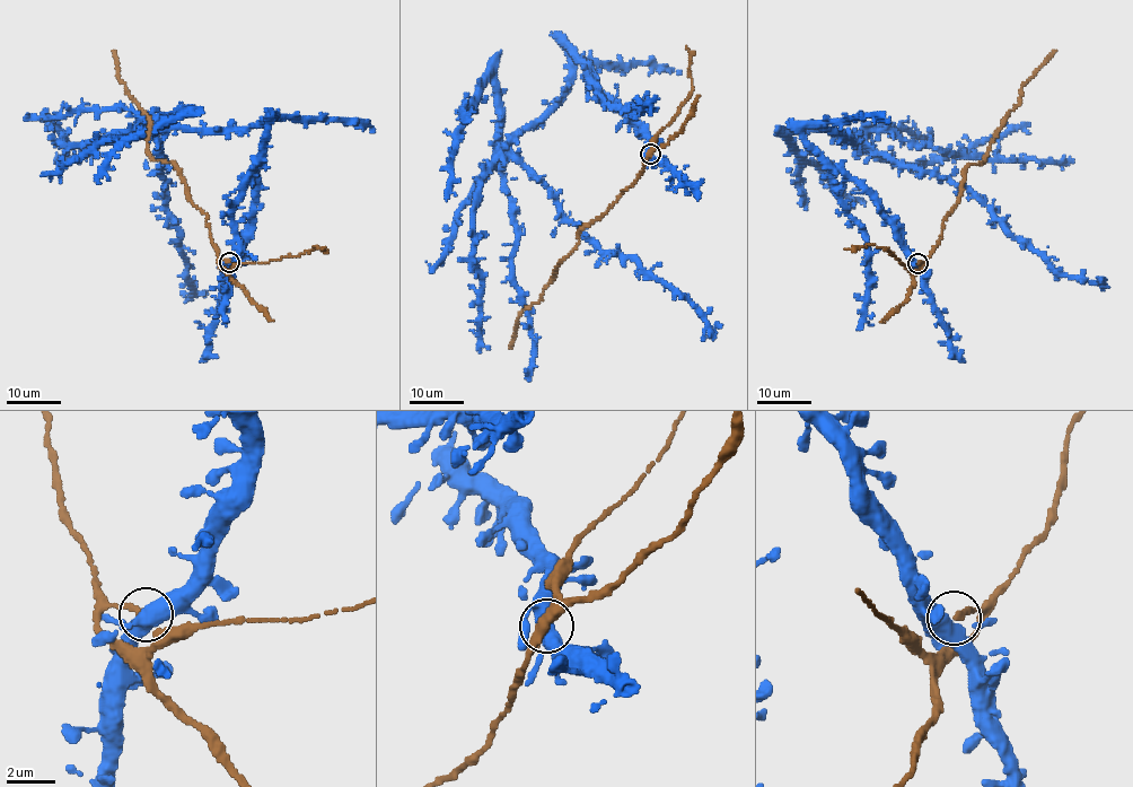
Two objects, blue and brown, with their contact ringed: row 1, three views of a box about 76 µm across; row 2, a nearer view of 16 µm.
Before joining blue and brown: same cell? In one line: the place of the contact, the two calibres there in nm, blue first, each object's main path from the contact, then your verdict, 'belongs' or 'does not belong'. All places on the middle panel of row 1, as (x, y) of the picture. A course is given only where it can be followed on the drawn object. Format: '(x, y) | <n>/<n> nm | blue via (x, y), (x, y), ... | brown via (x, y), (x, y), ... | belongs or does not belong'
(650, 154) | 400/280 nm | blue via (649, 152), (568, 44), (570, 87), (509, 145), (587, 238), (632, 259), (710, 328), (719, 323) | brown via (650, 154), (637, 181), (606, 212), (586, 226), (579, 244), (556, 265), (539, 299), (521, 312), (510, 348) | belongs

